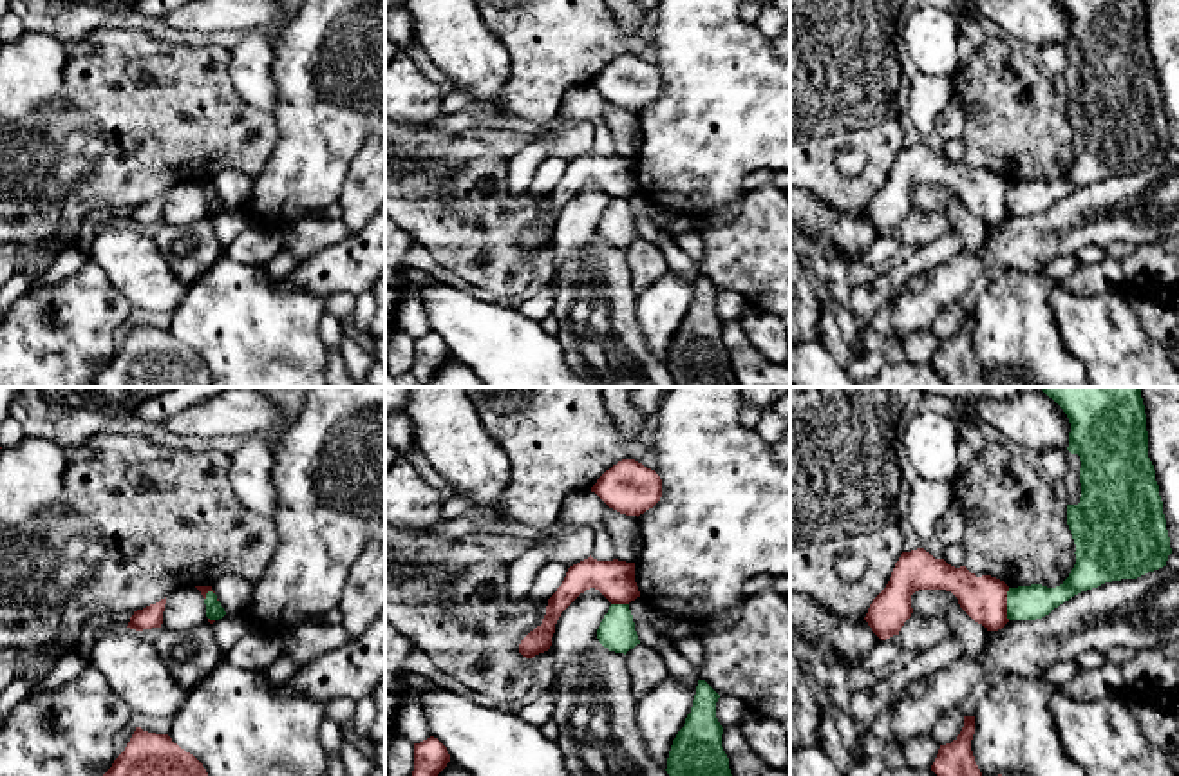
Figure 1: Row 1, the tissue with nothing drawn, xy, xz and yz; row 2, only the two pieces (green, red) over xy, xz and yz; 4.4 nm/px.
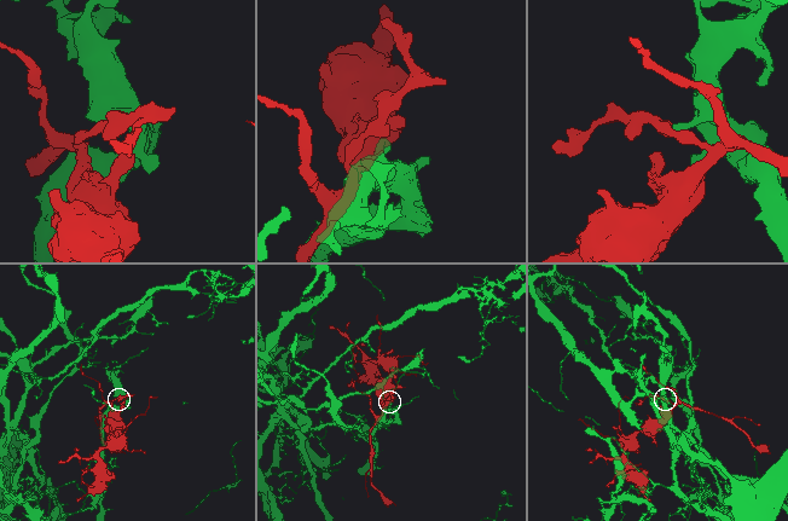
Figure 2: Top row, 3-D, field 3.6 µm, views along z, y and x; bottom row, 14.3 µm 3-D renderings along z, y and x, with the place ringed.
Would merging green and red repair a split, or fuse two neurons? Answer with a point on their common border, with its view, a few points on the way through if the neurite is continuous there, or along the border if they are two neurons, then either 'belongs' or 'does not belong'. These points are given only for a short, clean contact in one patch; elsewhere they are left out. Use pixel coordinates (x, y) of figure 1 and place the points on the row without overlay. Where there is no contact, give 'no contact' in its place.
yz (1008, 199) | does not belong

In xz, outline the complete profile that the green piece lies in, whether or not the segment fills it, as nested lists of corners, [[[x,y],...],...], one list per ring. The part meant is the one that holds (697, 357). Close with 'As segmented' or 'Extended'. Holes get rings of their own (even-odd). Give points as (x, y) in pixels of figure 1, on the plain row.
[[[698,275],[691,308],[673,335],[667,369],[676,387],[731,387],[734,374],[722,342],[723,322],[716,313],[720,289]]]. As segmented

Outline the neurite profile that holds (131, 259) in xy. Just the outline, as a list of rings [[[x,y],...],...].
[[[127,221],[103,224],[92,241],[90,259],[139,311],[174,313],[188,286],[170,270],[152,237]]]

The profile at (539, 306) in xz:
[[[544,284],[537,295],[524,300],[517,311],[535,322],[542,322],[553,309],[555,293]]]

